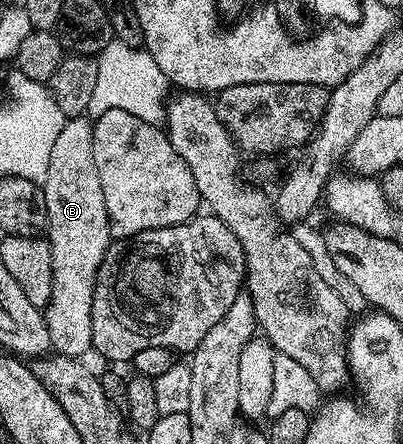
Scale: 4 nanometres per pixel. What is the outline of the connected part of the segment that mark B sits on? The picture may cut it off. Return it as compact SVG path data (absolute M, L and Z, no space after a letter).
M70 117L67 118L65 125L60 129L60 133L56 133L56 142L52 145L52 157L48 157L48 173L46 179L40 184L44 193L44 201L48 205L48 238L50 248L52 249L52 297L48 301L48 305L44 309L46 316L46 324L48 325L48 337L50 338L50 346L57 354L73 355L75 357L85 356L85 351L89 352L92 348L92 289L96 285L96 273L100 269L100 261L104 261L104 253L110 247L112 236L110 234L110 218L108 217L108 209L104 205L104 189L100 189L100 173L96 173L96 161L92 161L92 133L94 132L94 124L86 117Z

